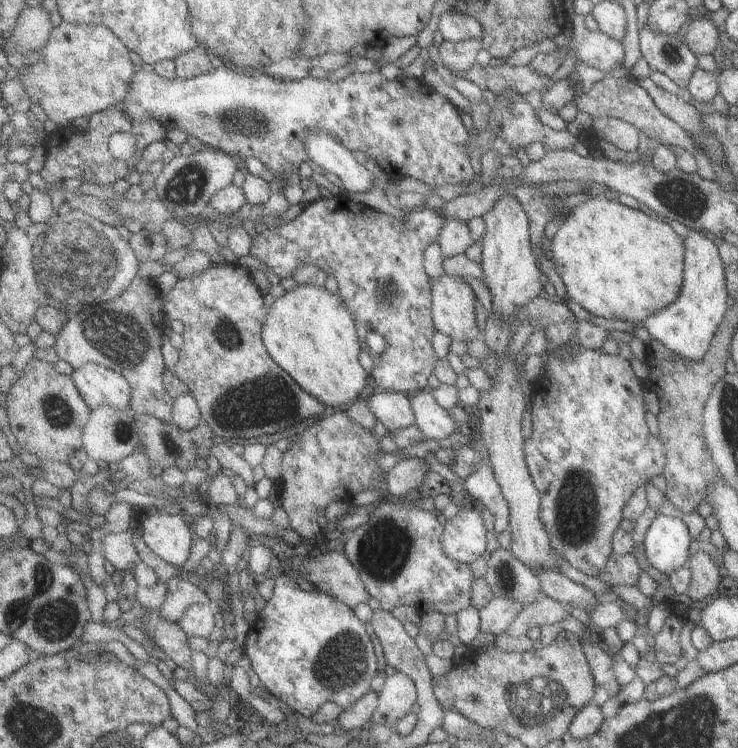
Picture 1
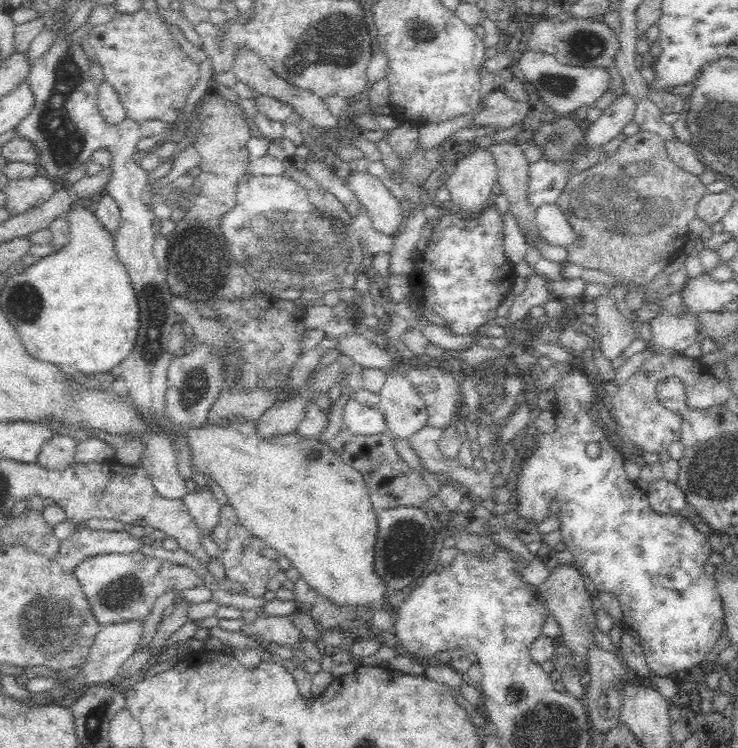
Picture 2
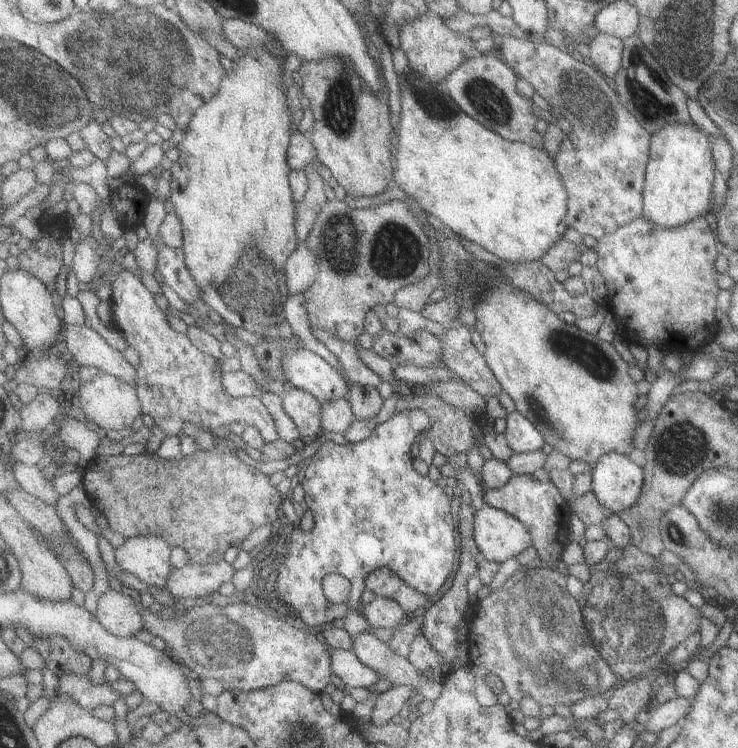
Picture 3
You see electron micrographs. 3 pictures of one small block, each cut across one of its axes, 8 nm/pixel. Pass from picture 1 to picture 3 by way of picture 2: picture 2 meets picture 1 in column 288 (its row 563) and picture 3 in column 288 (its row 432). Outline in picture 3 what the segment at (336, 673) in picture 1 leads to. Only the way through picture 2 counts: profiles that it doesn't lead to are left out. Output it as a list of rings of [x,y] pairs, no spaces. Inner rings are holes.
[[[407,410],[393,420],[387,420],[377,428],[377,432],[357,444],[335,444],[323,442],[305,472],[303,490],[305,502],[315,512],[315,526],[305,532],[295,526],[289,536],[289,552],[279,560],[275,596],[285,604],[293,606],[297,618],[309,628],[327,630],[327,624],[337,624],[337,620],[327,620],[327,592],[323,580],[331,574],[347,576],[353,582],[353,596],[345,604],[351,612],[363,602],[367,590],[367,578],[381,566],[387,566],[415,590],[433,596],[437,594],[455,570],[457,558],[457,530],[451,516],[451,498],[447,492],[433,482],[429,476],[421,476],[413,468],[411,448],[415,438],[433,426],[433,418],[425,410]]]

